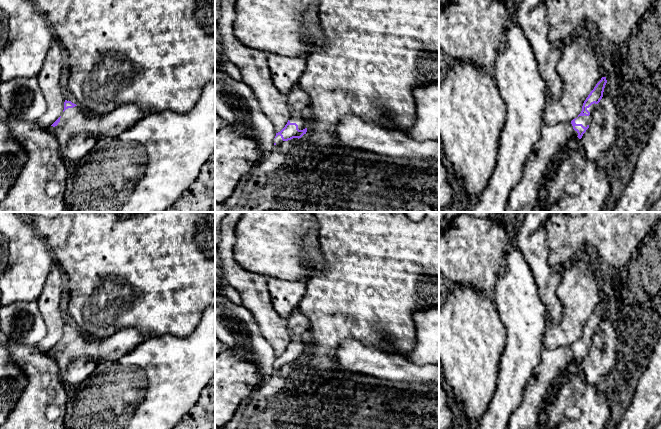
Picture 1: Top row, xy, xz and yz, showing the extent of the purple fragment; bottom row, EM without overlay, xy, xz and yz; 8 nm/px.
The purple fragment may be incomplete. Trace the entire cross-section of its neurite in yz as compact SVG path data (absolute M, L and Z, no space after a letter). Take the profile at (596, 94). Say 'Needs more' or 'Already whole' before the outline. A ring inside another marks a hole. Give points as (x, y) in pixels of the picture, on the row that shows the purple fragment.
Needs more. M602 77L584 101L582 111L577 118L573 119L571 122L562 122L555 125L544 124L542 126L541 136L535 145L534 152L528 157L523 166L522 179L510 193L510 200L507 203L506 212L533 211L533 208L539 202L539 193L541 189L544 188L546 182L551 178L553 170L563 158L568 142L575 137L581 139L589 128L592 112L603 97L606 83L606 77Z

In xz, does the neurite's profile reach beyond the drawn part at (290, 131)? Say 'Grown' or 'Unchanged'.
Grown

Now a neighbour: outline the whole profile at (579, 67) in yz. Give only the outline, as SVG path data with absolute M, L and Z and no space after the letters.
M586 24L580 33L572 39L571 44L564 48L561 59L557 64L556 70L563 80L563 90L558 100L554 99L549 91L546 92L543 124L555 125L562 122L571 122L578 117L584 101L602 78L601 56L602 54L594 42L593 27Z

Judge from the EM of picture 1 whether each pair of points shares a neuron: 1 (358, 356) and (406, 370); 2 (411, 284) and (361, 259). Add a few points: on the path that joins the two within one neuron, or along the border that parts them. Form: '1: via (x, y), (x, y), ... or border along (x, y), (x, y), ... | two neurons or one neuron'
1: via (370, 360), (394, 367) | one neuron
2: via (399, 272), (394, 267), (382, 267), (373, 259) | one neuron

